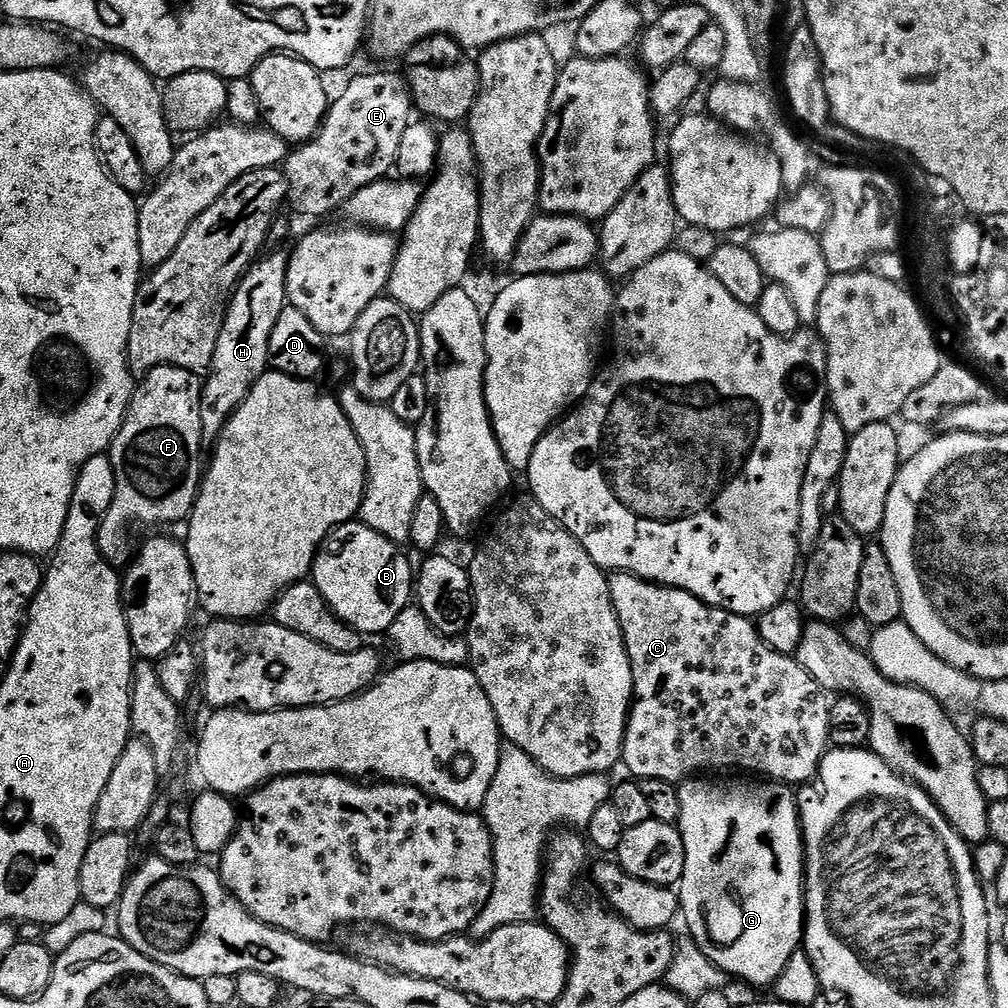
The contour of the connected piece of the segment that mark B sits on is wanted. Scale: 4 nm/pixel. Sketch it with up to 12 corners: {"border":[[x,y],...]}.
{"border":[[339,524],[310,579],[371,638],[413,599],[401,545]]}

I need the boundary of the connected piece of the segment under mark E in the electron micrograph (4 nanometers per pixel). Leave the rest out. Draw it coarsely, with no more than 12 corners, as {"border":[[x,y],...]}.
{"border":[[401,73],[351,77],[282,166],[289,209],[339,211],[396,165]]}

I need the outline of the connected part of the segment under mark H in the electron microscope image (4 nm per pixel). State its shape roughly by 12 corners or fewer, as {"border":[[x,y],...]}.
{"border":[[289,253],[240,277],[200,390],[205,441],[269,371]]}

